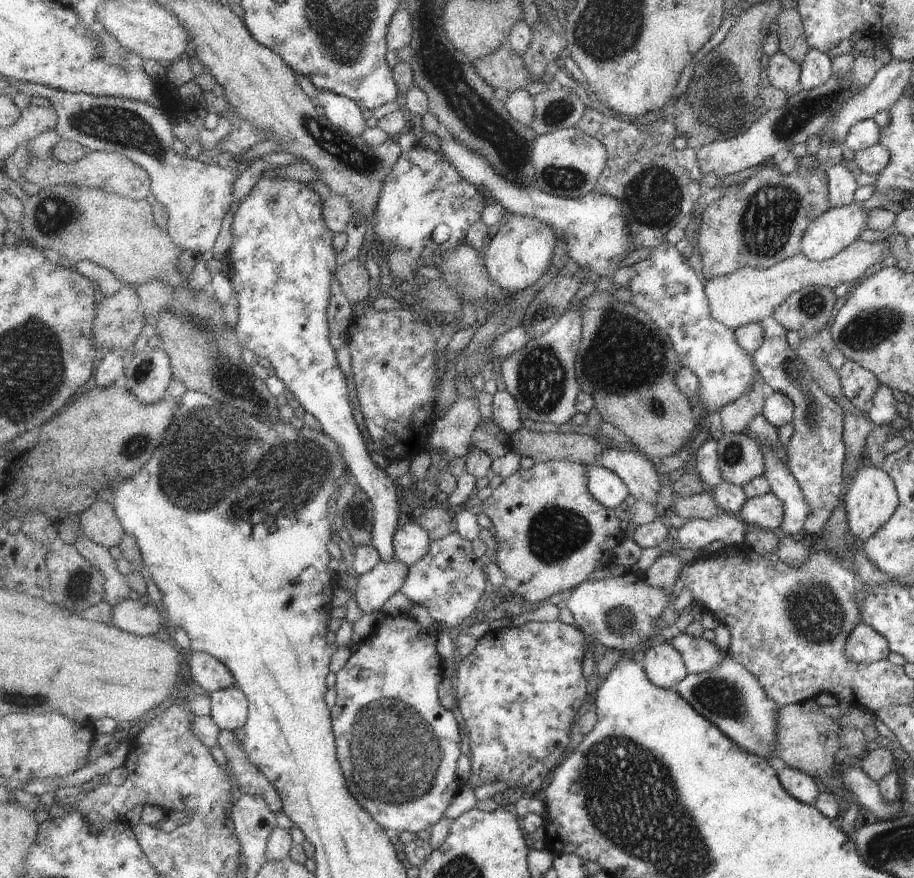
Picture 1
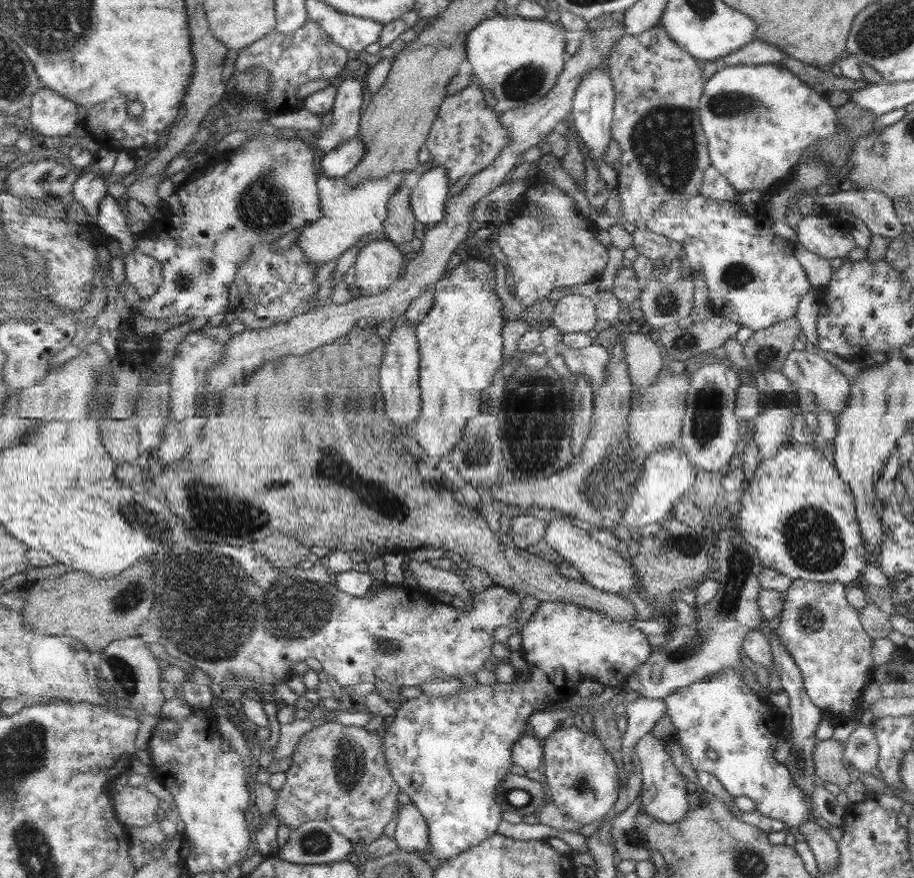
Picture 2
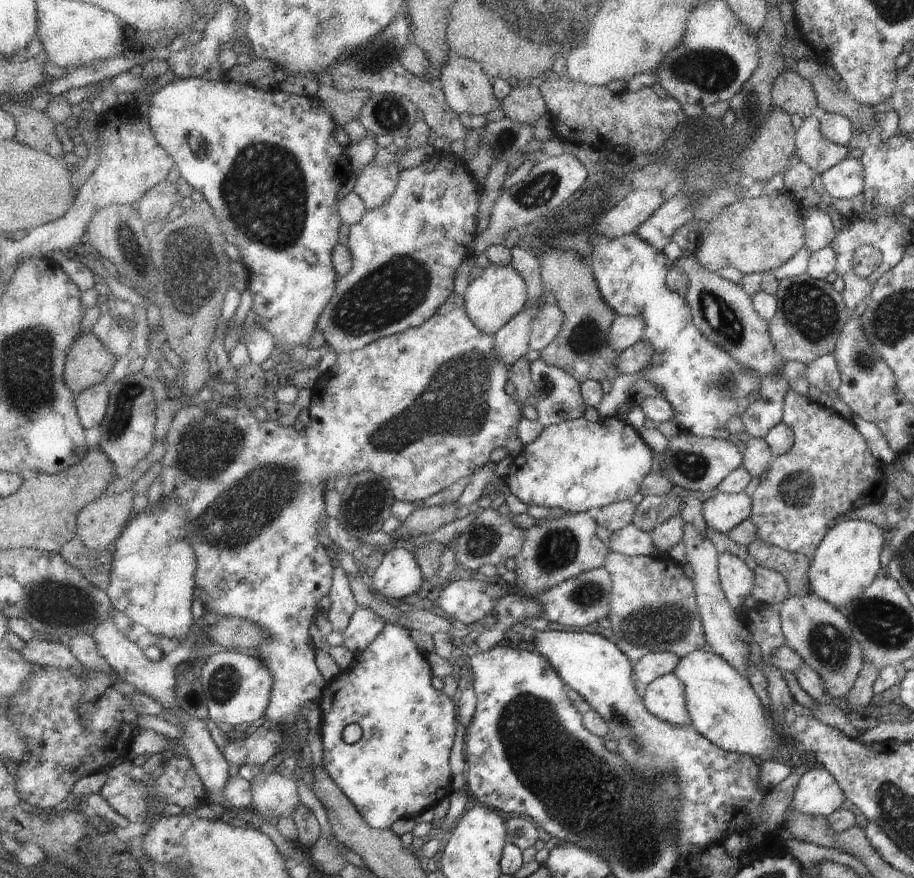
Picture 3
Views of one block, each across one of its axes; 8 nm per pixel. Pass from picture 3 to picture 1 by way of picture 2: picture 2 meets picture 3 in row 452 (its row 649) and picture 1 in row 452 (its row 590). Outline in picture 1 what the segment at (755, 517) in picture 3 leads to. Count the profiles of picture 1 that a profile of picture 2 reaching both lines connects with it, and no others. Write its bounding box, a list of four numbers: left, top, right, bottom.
[751,316,845,536]

